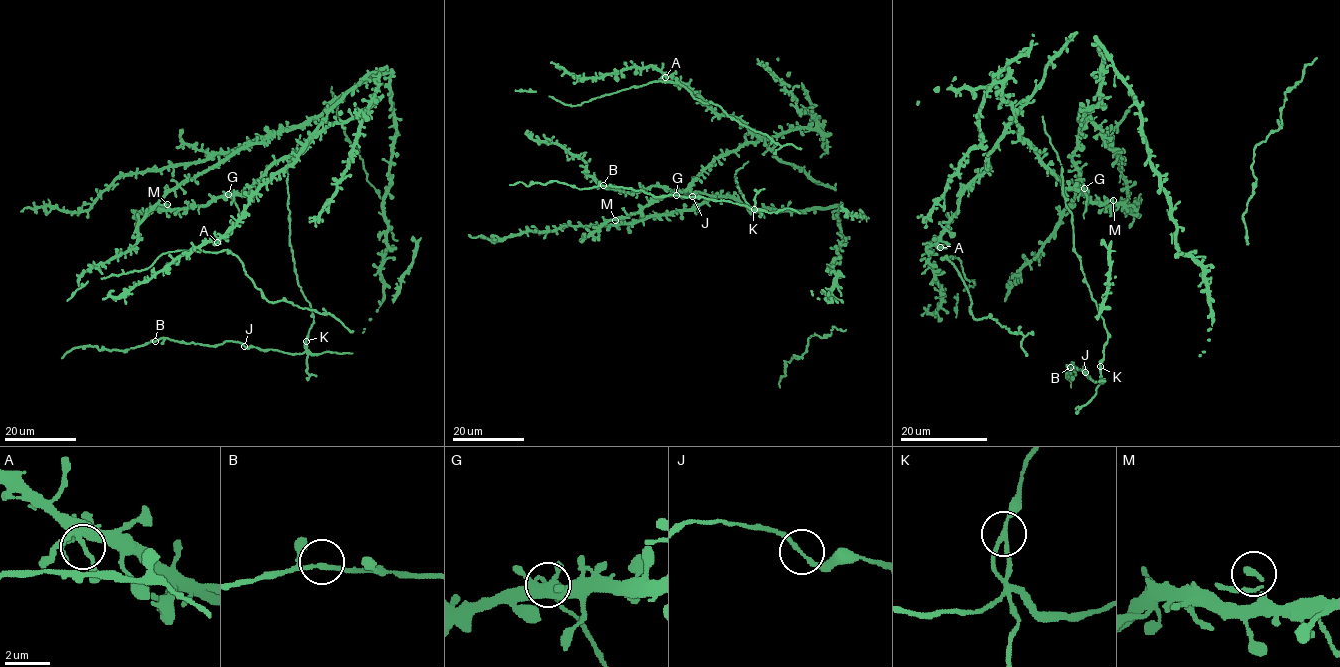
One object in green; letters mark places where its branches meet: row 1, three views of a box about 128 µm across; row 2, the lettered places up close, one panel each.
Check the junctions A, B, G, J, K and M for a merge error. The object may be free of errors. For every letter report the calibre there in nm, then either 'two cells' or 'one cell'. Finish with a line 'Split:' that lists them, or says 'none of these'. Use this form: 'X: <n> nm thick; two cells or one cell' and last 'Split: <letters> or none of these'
A: 220 nm thick; one cell
B: 160 nm thick; one cell
G: 140 nm thick; one cell
J: 170 nm thick; one cell
K: 170 nm thick; two cells
M: 180 nm thick; one cell
Split: K

